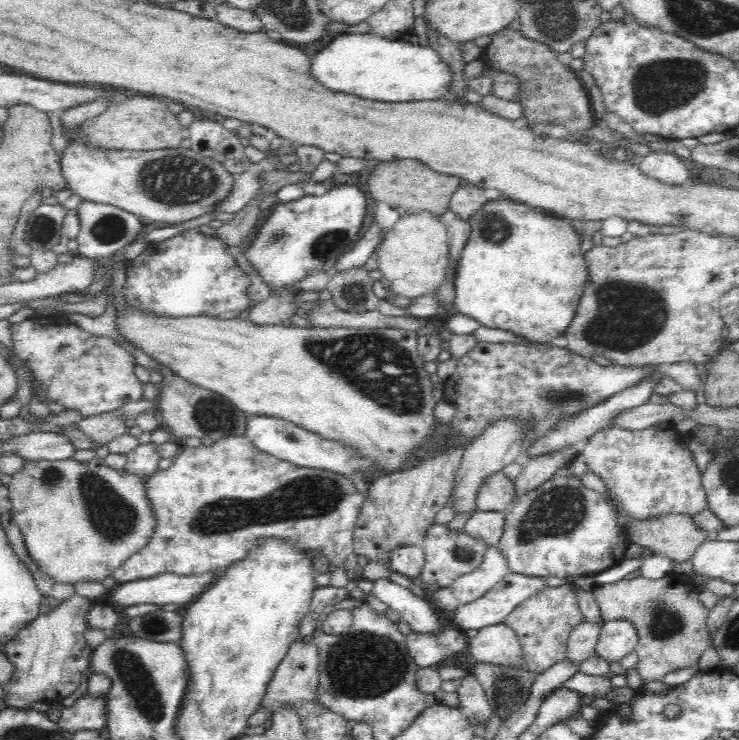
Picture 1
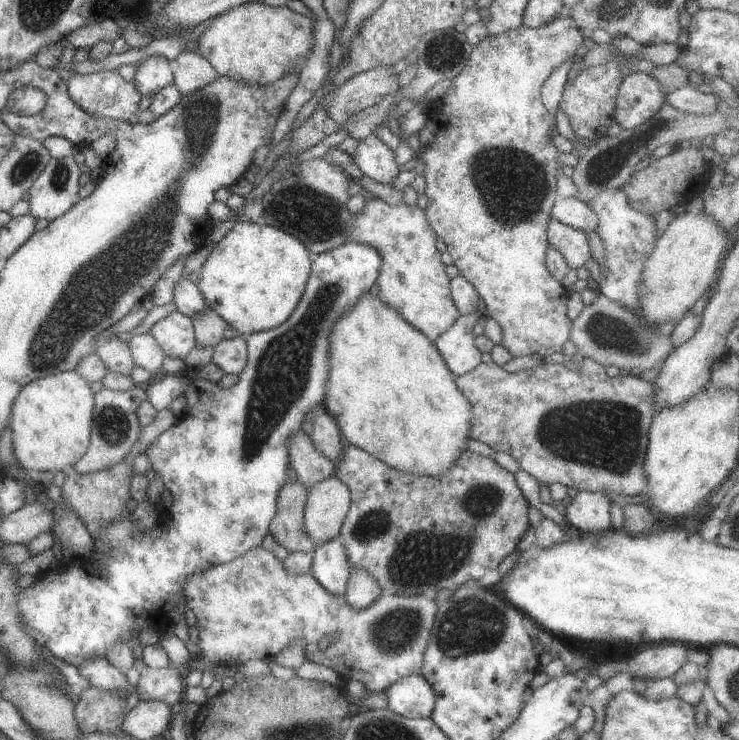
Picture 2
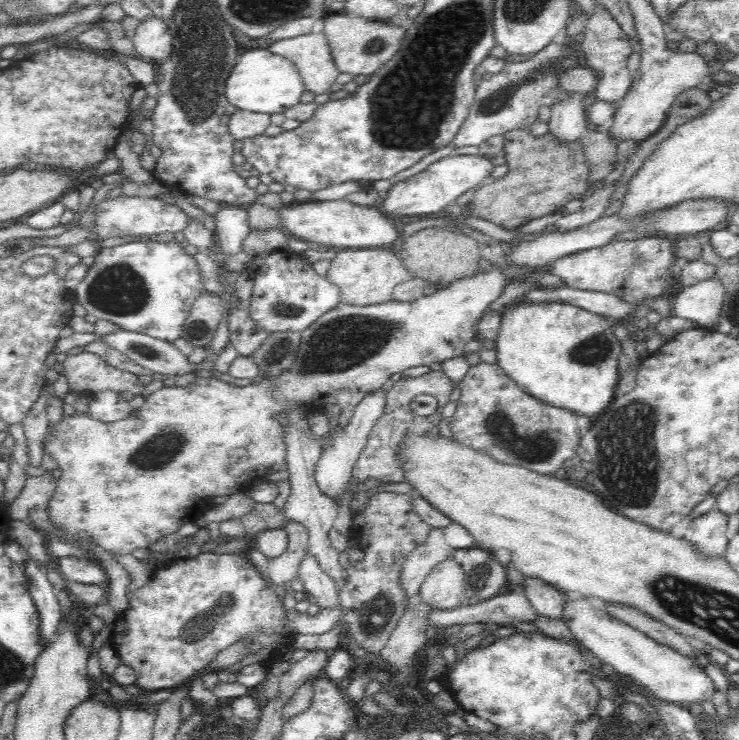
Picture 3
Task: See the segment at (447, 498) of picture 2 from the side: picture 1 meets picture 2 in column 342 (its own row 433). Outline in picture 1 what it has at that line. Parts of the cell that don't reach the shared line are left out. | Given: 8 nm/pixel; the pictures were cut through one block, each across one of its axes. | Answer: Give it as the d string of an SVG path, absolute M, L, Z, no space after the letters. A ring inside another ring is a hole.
M477 342L472 350L458 358L455 370L443 383L443 400L456 409L448 425L448 432L451 431L454 436L462 436L462 439L474 441L498 420L515 420L523 426L522 448L527 450L546 432L558 428L560 422L566 422L568 418L576 418L578 413L606 402L618 392L640 382L648 372L650 367L635 369L616 365L598 365L591 357L576 354L567 347L556 347L552 343Z

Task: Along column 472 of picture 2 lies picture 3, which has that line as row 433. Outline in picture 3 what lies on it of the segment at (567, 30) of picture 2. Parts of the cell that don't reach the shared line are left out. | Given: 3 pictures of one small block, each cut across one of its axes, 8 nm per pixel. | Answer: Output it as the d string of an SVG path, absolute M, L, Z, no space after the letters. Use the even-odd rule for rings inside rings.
M493 265L489 272L484 274L476 273L468 278L461 278L449 284L446 288L437 290L430 296L422 295L418 300L412 302L390 300L382 304L365 307L350 306L339 302L332 310L322 314L311 326L308 326L308 328L300 333L298 352L296 352L292 364L286 370L282 370L280 374L274 374L274 376L263 378L247 386L231 385L216 379L216 377L197 377L187 386L165 386L161 390L150 393L145 399L145 404L142 404L138 410L134 410L130 417L117 422L104 423L91 418L87 413L75 413L71 416L65 416L64 414L58 423L55 423L52 427L49 426L43 446L44 454L51 456L56 461L60 472L62 472L62 476L56 480L57 487L54 496L50 499L46 508L52 522L58 524L66 532L66 535L76 541L76 543L82 543L84 547L89 548L88 542L92 540L92 542L104 548L110 555L131 554L136 548L148 549L162 536L170 536L180 526L184 526L188 522L194 523L194 518L204 510L204 505L211 501L211 497L228 496L239 491L244 492L246 488L256 483L256 478L261 479L259 482L264 482L266 480L265 477L275 472L287 470L286 454L288 454L288 443L286 443L286 426L283 422L286 415L288 416L292 410L303 410L310 418L310 416L314 416L315 412L322 411L323 402L330 399L331 402L341 407L338 428L344 432L344 428L350 423L358 404L368 394L380 390L382 385L388 382L393 374L402 373L404 370L416 368L416 366L429 366L432 362L441 363L447 358L454 358L454 356L464 356L466 342L478 338L475 333L478 319L482 316L484 310L502 294L505 285L506 273L500 267Z

